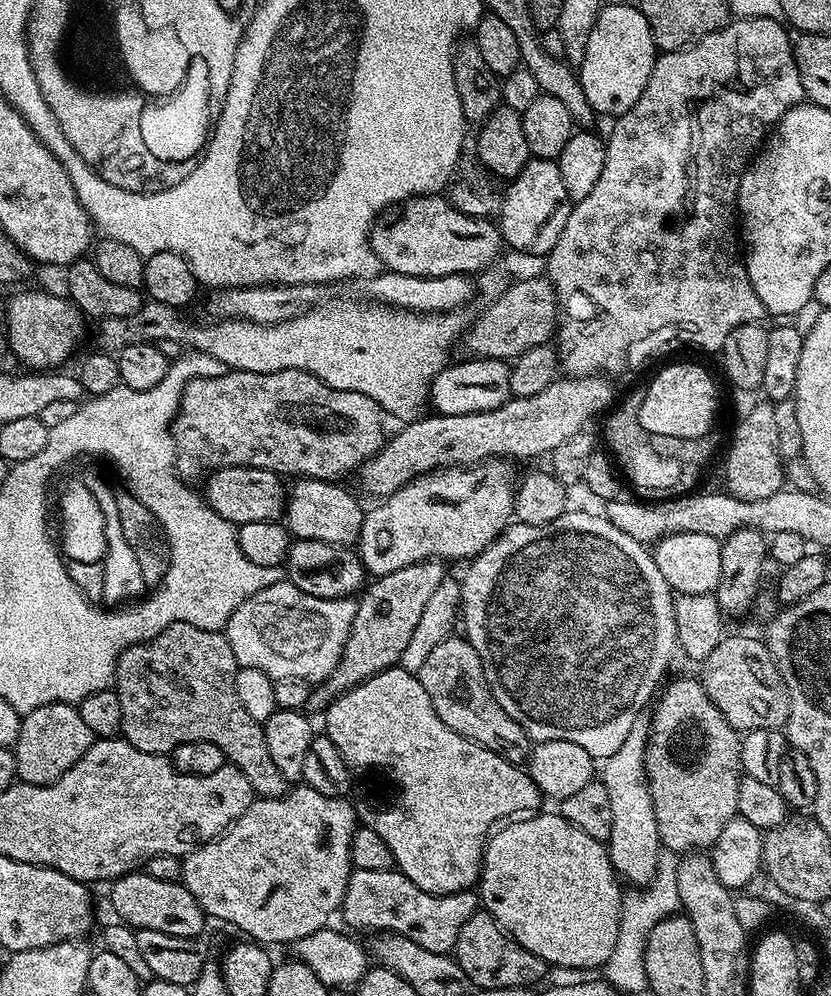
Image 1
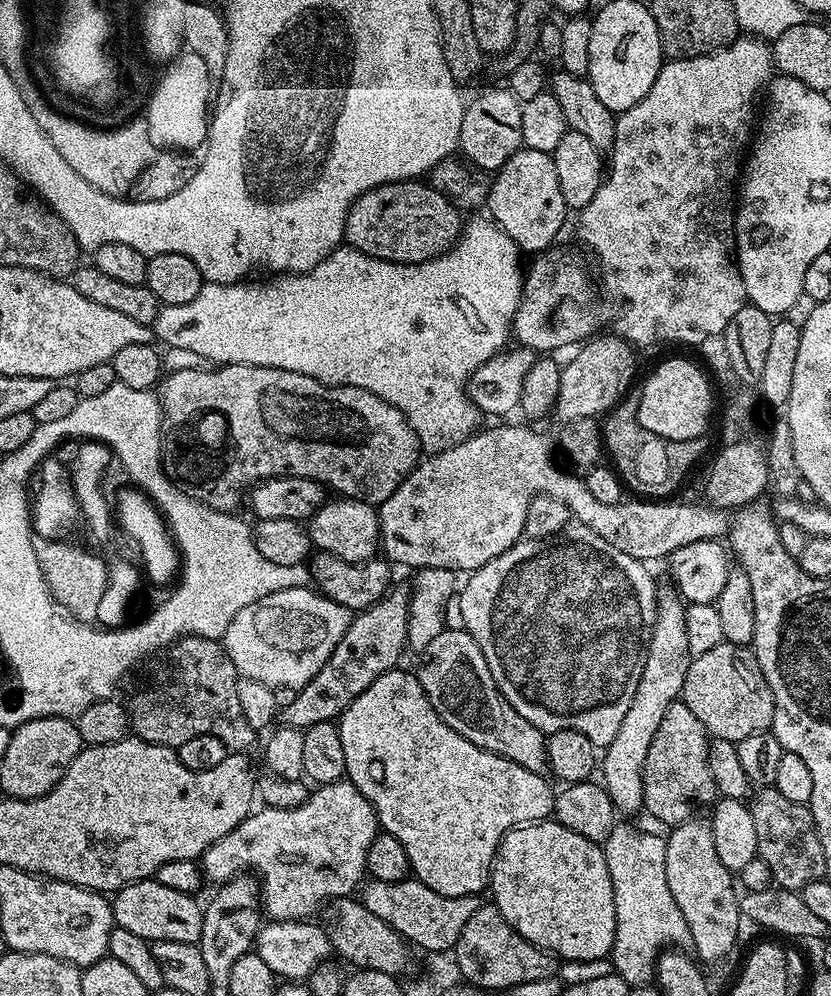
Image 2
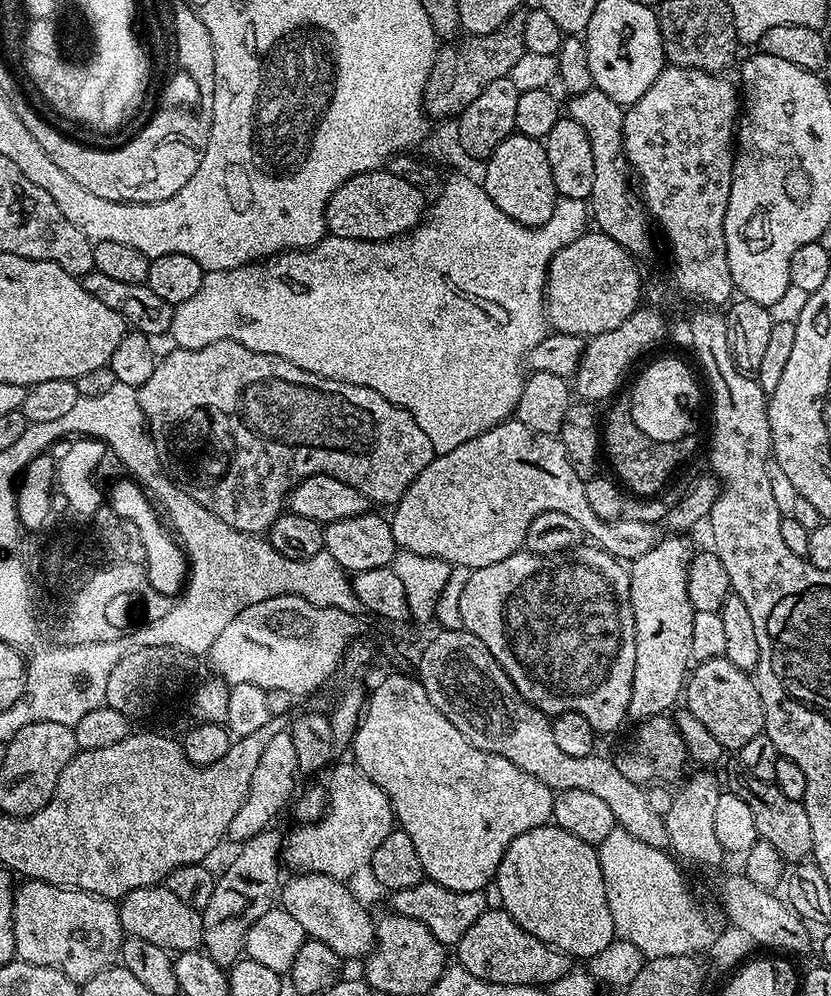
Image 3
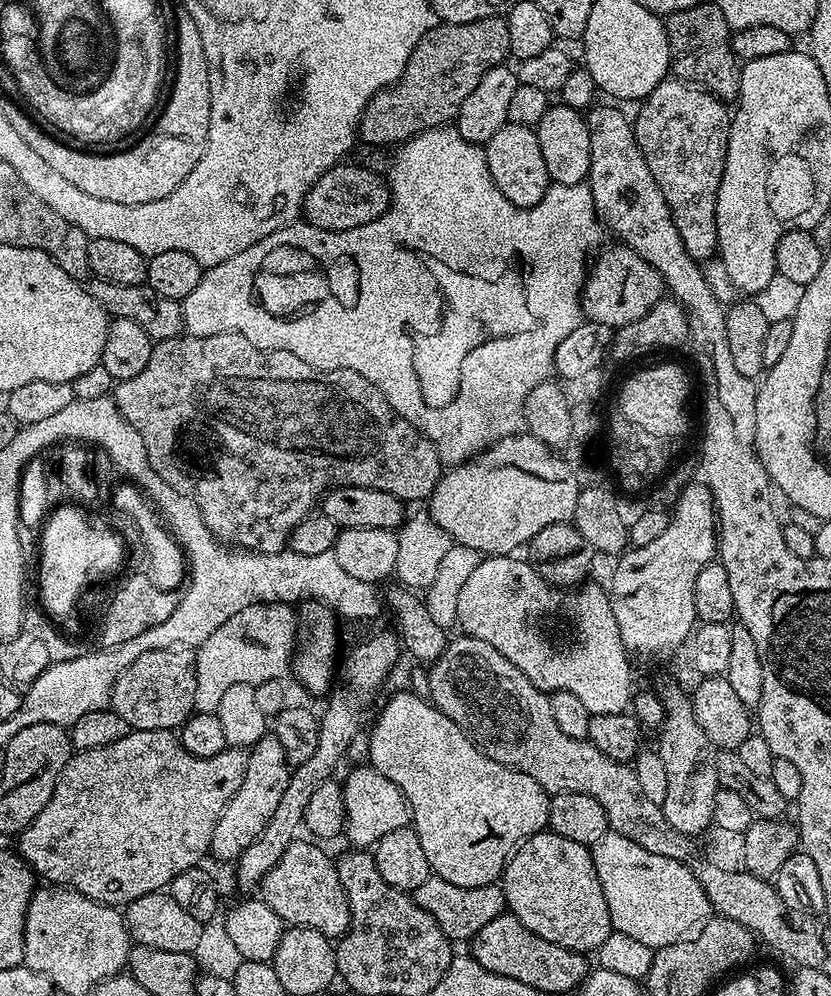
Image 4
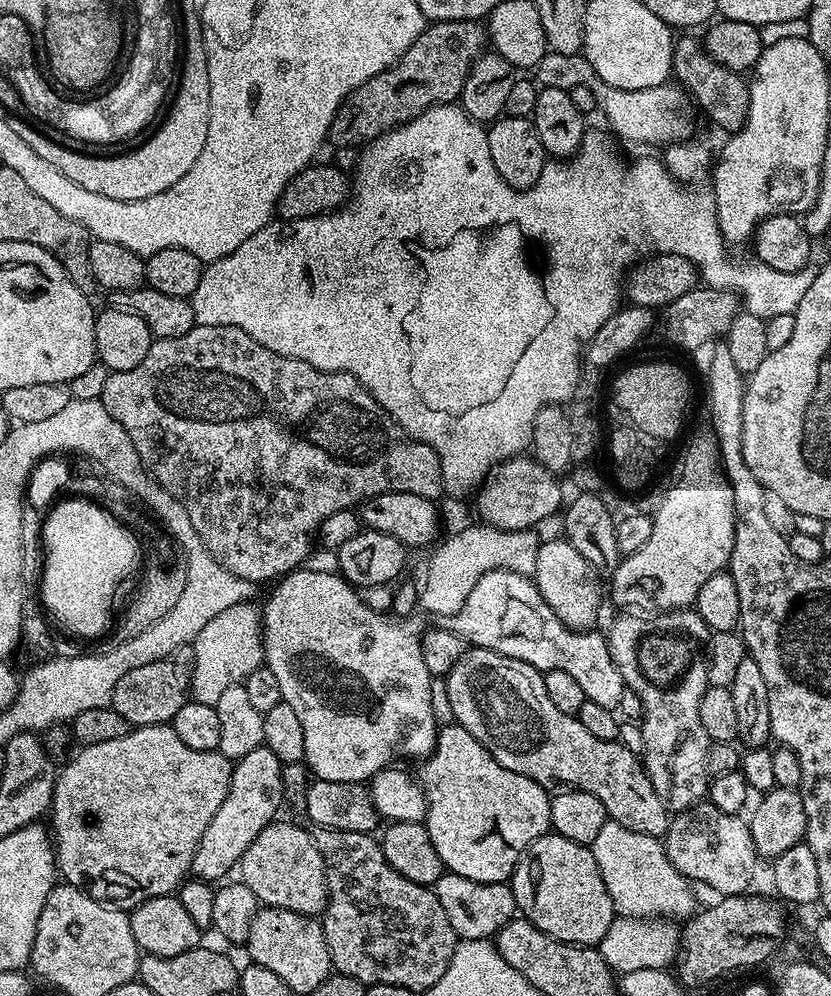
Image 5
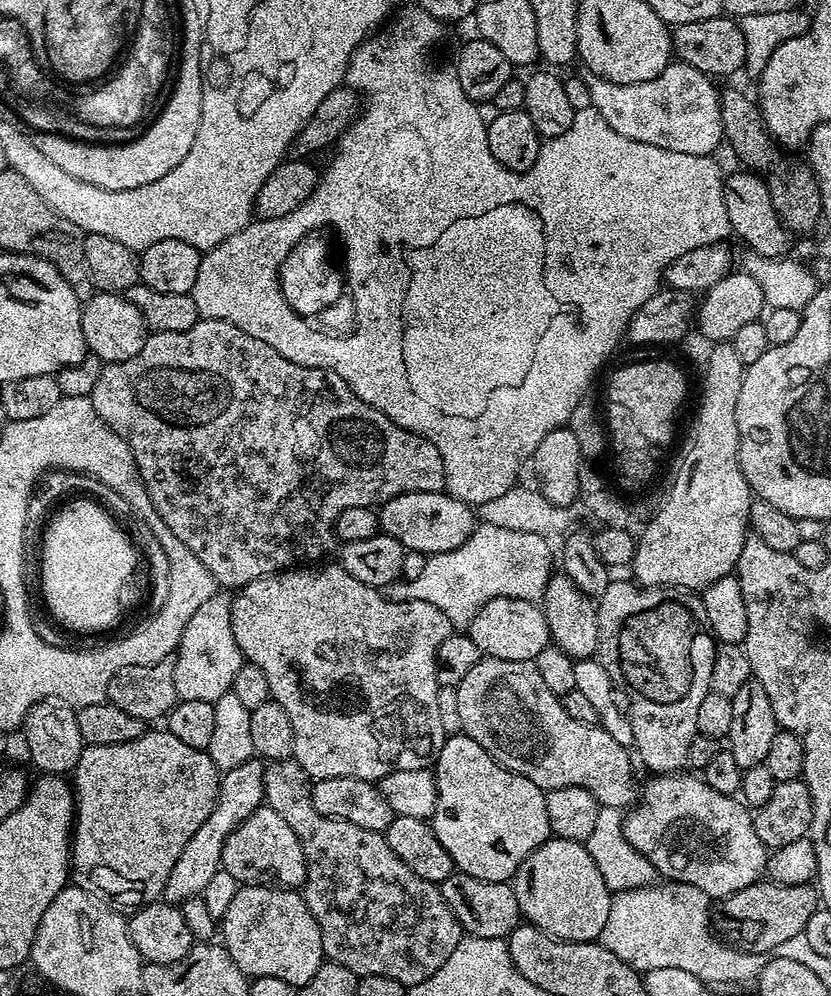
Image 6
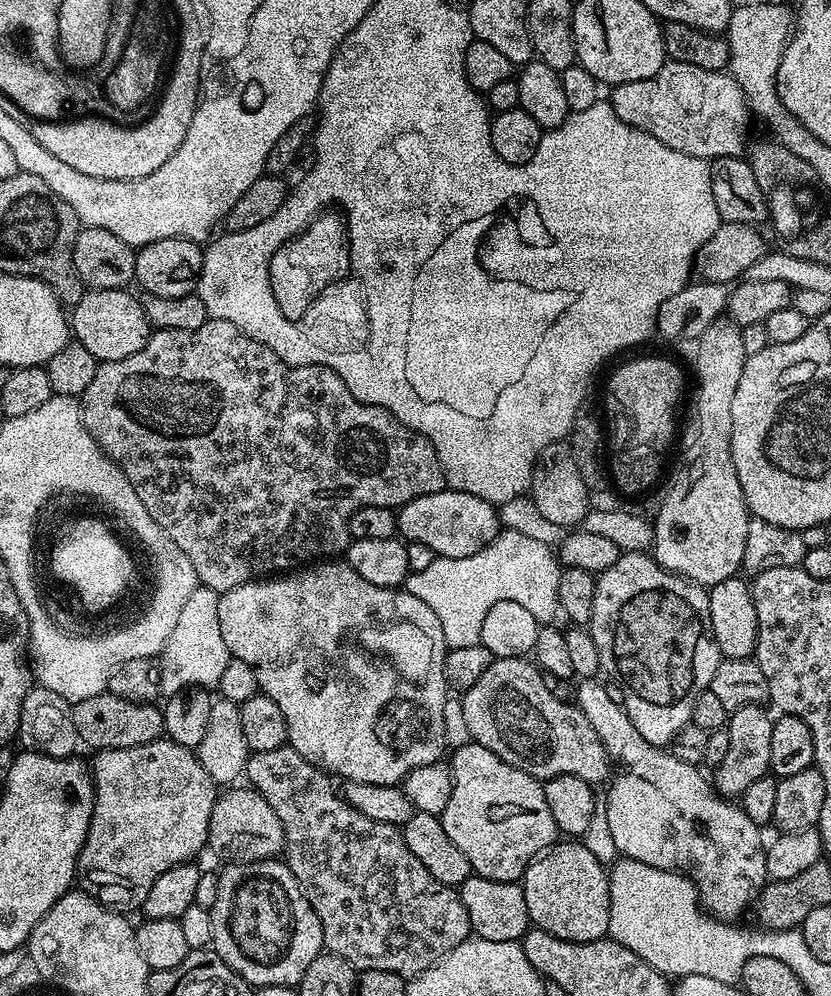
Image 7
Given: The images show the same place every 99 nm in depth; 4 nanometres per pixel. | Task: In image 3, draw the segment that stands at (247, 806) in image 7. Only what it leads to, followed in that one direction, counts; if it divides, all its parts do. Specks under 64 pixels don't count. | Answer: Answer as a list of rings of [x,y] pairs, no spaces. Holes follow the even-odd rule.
[[[321,872],[292,874],[283,881],[278,892],[278,900],[305,930],[308,938],[326,942],[334,954],[345,961],[363,958],[372,951],[376,942],[376,926],[373,913],[364,909],[364,904],[348,889],[349,885]]]

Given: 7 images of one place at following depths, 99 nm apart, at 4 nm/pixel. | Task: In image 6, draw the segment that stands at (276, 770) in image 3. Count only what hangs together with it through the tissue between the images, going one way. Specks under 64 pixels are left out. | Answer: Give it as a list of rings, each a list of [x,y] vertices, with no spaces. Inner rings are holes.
[[[253,758],[242,762],[242,766],[234,766],[227,769],[220,778],[220,797],[216,800],[214,810],[194,830],[194,838],[186,842],[182,854],[178,854],[178,862],[174,862],[174,870],[170,872],[170,878],[166,880],[164,887],[163,903],[185,904],[190,898],[203,896],[206,886],[213,880],[214,874],[220,871],[222,862],[222,850],[226,846],[226,838],[241,824],[254,814],[265,803],[266,789],[264,786],[265,761]]]

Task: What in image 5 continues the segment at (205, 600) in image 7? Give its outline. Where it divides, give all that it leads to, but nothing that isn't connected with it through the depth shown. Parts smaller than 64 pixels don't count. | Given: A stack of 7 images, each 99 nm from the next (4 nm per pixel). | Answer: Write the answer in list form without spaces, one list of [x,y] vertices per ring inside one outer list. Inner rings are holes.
[[[241,602],[230,606],[228,610],[222,610],[216,618],[210,618],[206,626],[196,639],[192,641],[190,647],[193,650],[192,678],[190,687],[191,699],[203,704],[216,704],[218,698],[222,698],[222,693],[230,686],[239,684],[246,679],[254,670],[258,670],[264,664],[264,634],[262,631],[262,612],[259,607],[255,608],[255,603]]]

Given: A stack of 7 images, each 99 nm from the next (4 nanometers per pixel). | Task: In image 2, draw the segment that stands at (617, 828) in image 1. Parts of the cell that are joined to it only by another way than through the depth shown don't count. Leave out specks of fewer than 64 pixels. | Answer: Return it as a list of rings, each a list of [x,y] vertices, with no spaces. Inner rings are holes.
[[[675,591],[659,597],[656,608],[656,625],[651,625],[652,641],[647,641],[646,651],[642,656],[642,667],[639,669],[640,681],[636,687],[634,698],[630,702],[630,710],[626,710],[626,718],[622,718],[622,726],[618,726],[618,734],[614,742],[603,749],[598,760],[598,772],[602,777],[604,789],[610,794],[617,813],[621,817],[632,816],[644,806],[644,763],[646,754],[650,754],[650,742],[654,742],[654,734],[658,734],[658,726],[662,726],[662,718],[668,708],[681,699],[686,682],[689,654],[686,642],[685,605]]]

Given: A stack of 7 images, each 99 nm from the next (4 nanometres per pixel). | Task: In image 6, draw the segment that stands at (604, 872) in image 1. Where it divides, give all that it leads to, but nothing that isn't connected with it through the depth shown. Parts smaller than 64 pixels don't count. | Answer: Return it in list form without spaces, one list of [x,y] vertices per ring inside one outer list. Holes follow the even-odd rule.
[[[548,839],[522,862],[514,887],[520,915],[527,923],[559,940],[599,941],[614,893],[602,882],[602,874],[598,874],[598,866],[594,866],[594,858],[584,844]]]

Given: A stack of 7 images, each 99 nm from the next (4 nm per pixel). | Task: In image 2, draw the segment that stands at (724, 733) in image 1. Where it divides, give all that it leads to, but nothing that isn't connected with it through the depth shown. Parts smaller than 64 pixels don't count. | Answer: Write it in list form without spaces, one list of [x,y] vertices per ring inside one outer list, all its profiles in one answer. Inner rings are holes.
[[[682,702],[669,706],[668,713],[662,718],[662,726],[658,726],[658,734],[654,734],[654,742],[650,742],[650,754],[646,754],[645,813],[649,812],[654,819],[661,820],[667,826],[675,826],[693,819],[699,813],[696,812],[699,808],[707,809],[717,799],[715,780],[708,765],[709,743],[708,732],[702,722],[694,718],[690,706]]]

